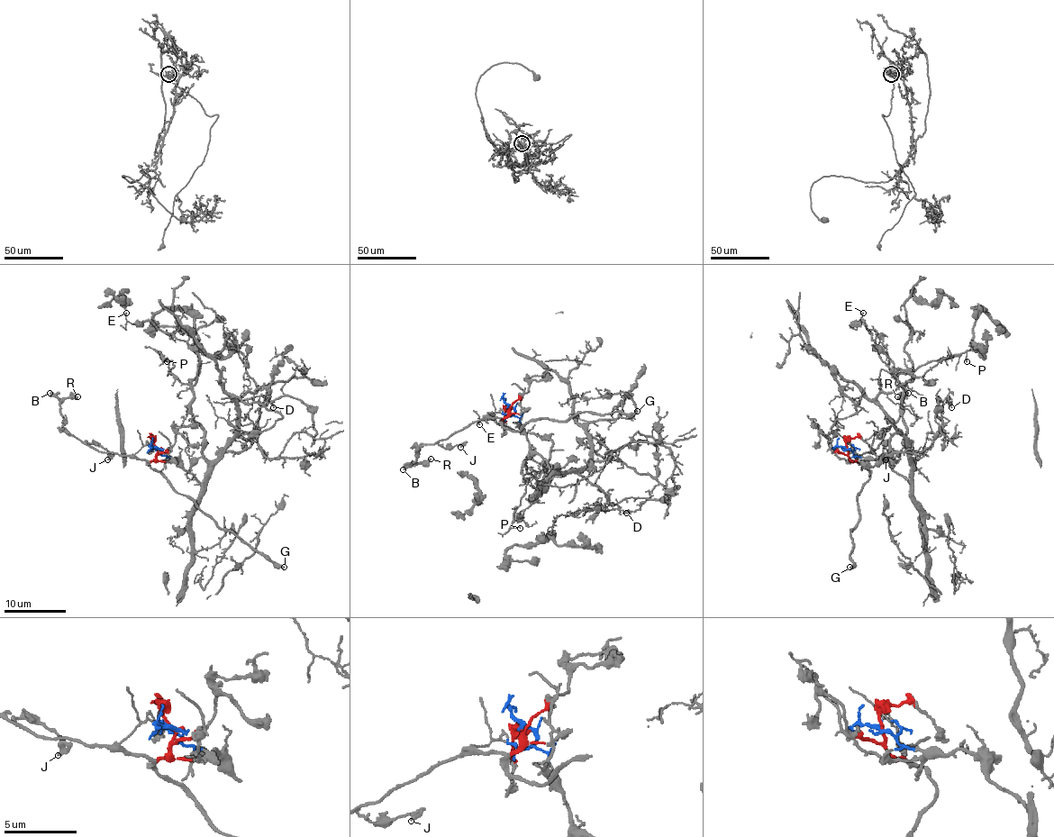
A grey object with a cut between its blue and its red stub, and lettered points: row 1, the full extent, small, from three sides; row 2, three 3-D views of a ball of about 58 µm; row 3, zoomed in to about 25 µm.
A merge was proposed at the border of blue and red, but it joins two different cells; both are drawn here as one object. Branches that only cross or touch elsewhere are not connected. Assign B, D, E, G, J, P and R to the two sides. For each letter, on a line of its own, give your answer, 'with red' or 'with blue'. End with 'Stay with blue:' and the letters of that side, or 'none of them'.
B: with red
D: with blue
E: with blue
G: with red
J: with red
P: with blue
R: with red
Stay with blue: D, E, P

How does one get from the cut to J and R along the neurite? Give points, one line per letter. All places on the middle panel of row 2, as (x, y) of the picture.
J: (510, 407), (503, 418), (476, 420), (439, 443), (445, 448), (460, 446)
R: (510, 407), (503, 418), (476, 420), (443, 441), (424, 443), (413, 462), (428, 462), (431, 459)

